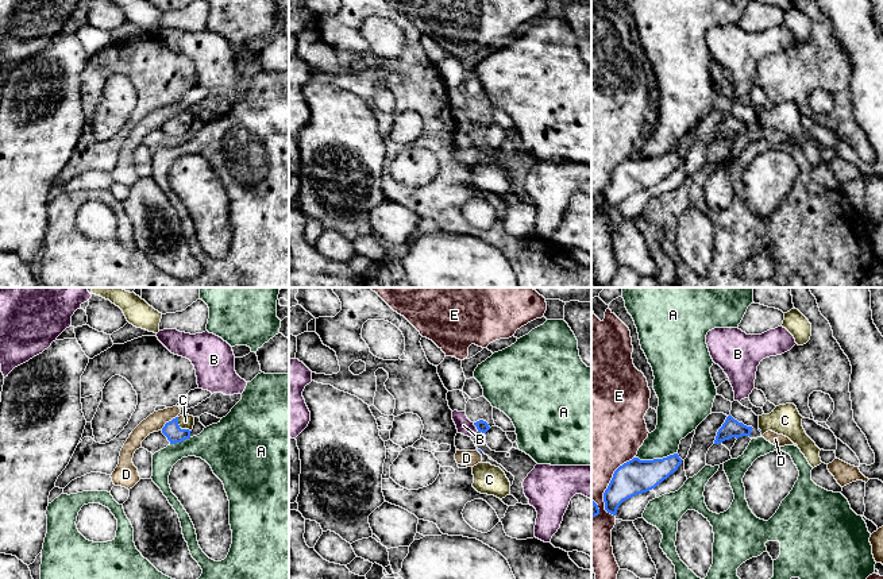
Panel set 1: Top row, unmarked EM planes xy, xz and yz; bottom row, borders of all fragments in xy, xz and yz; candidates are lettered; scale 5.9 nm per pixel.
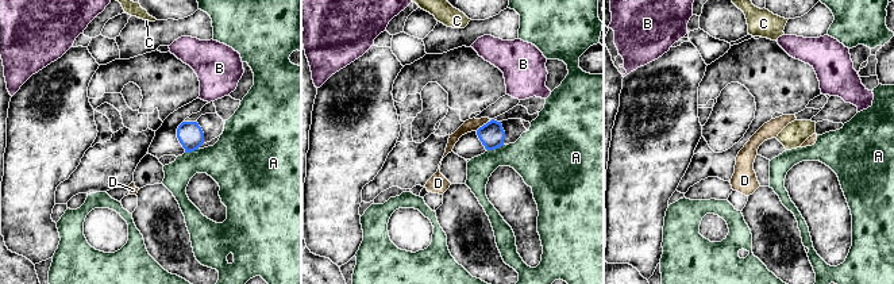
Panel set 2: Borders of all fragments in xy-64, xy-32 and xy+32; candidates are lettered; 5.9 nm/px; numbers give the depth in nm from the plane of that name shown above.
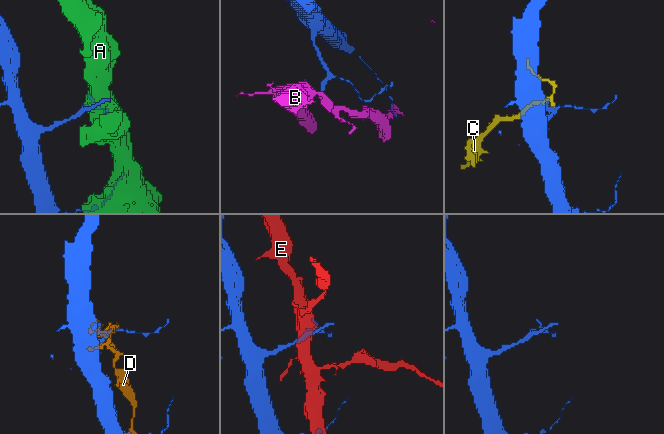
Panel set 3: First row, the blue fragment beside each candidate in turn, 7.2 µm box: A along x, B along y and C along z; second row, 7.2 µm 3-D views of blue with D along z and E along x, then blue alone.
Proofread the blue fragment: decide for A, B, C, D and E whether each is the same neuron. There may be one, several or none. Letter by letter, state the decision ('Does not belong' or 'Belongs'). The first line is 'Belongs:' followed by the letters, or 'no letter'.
Belongs: C
A: Does not belong
B: Does not belong
C: Belongs
D: Does not belong
E: Does not belong

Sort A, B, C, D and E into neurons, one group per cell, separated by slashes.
A / B / C / D / E

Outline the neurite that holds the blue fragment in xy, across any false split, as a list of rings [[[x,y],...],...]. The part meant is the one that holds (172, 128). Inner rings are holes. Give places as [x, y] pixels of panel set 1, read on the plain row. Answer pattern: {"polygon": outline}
{"polygon": [[[182,112],[166,120],[162,126],[162,131],[167,135],[170,142],[181,140],[190,135],[190,130],[194,123],[194,115]]]}

